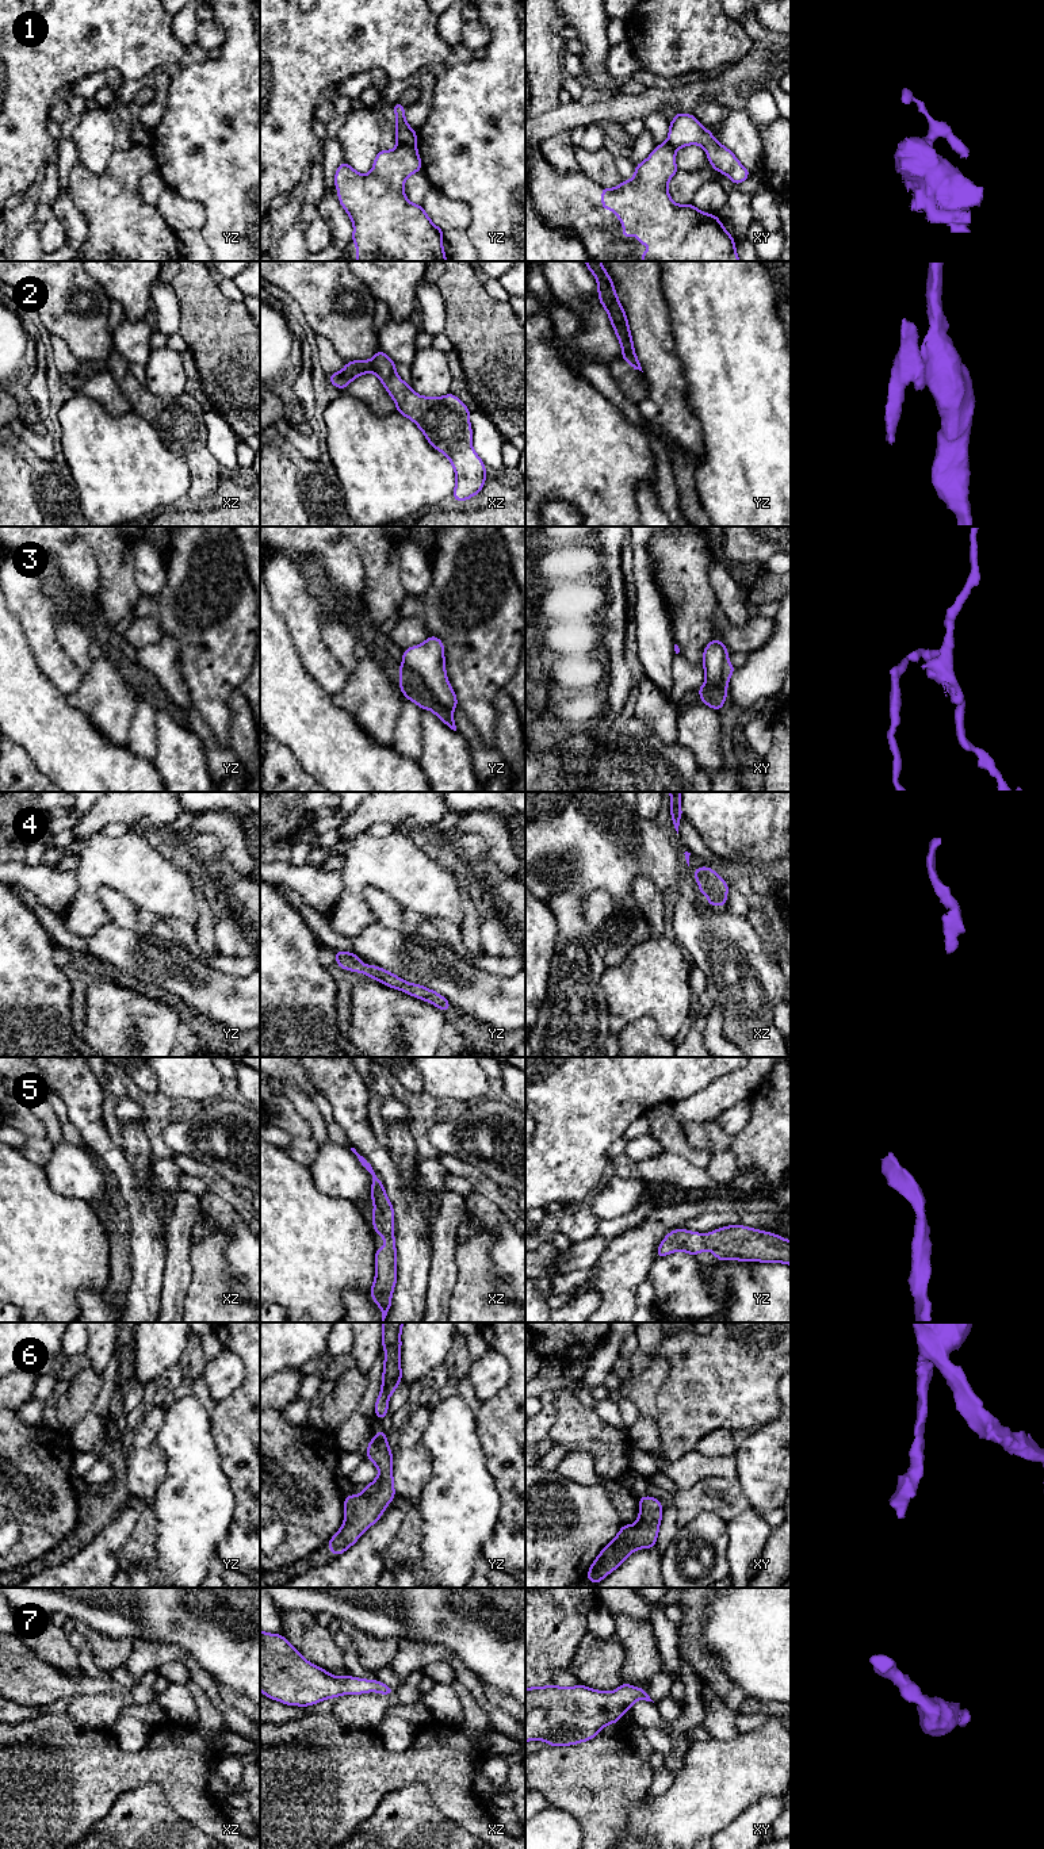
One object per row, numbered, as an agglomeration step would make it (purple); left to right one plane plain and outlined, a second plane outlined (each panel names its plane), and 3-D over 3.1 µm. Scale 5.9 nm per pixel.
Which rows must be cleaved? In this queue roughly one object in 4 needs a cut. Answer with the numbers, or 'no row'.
1, 2, 3

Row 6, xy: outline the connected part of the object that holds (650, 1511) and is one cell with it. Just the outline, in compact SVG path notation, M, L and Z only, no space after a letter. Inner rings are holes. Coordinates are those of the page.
M651 1496L640 1497L638 1501L638 1520L632 1525L622 1525L619 1534L600 1551L589 1567L586 1578L593 1585L617 1569L634 1551L655 1546L662 1520L662 1502Z

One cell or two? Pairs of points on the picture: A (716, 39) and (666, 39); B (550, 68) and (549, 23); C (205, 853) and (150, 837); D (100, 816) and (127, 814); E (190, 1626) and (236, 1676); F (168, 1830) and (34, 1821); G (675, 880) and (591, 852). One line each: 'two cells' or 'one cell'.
A: one cell
B: one cell
C: one cell
D: one cell
E: one cell
F: two cells
G: one cell

